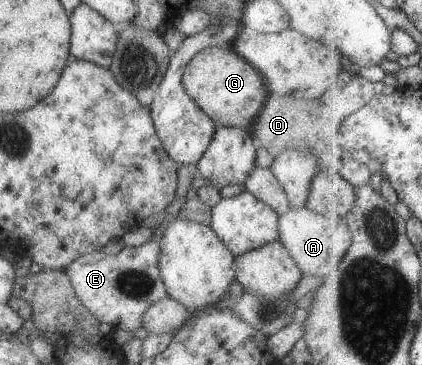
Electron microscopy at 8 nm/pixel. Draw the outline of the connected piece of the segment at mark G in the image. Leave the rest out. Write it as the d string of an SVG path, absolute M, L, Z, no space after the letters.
M220 46L199 50L184 67L181 83L198 108L220 127L250 130L268 95L260 73L232 48Z

